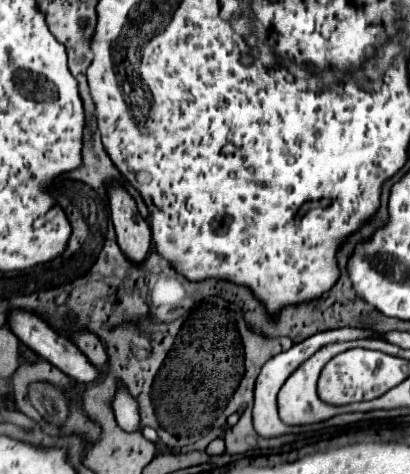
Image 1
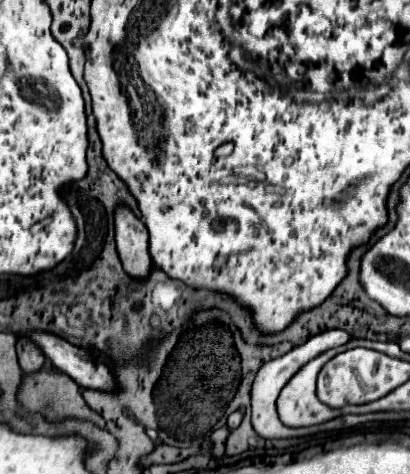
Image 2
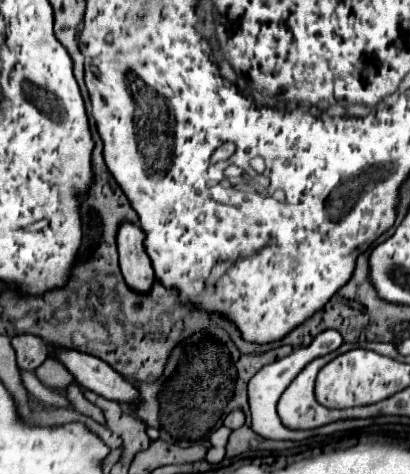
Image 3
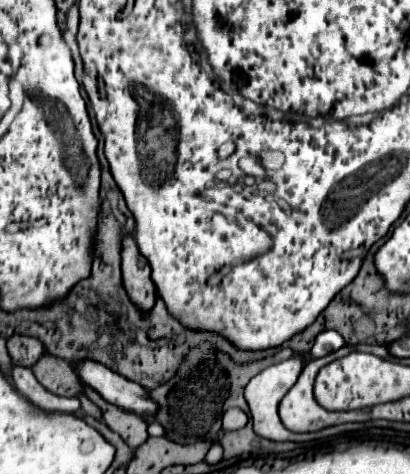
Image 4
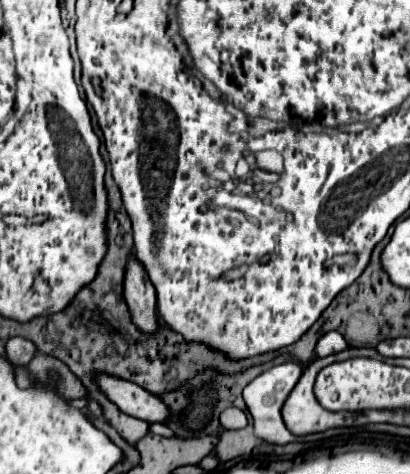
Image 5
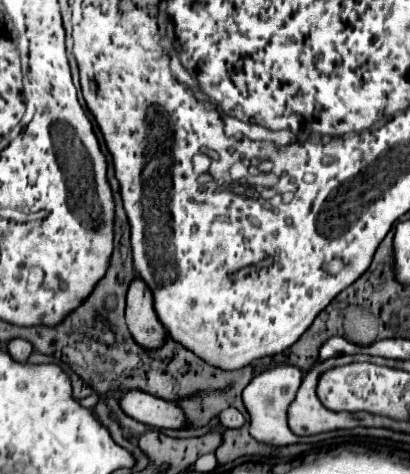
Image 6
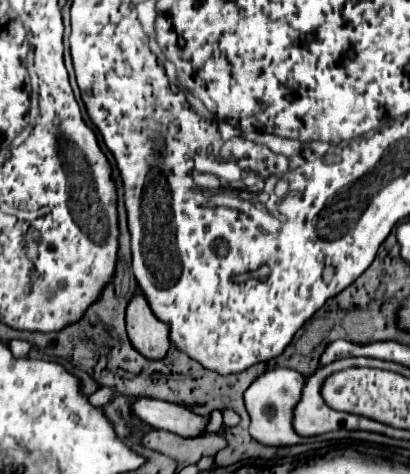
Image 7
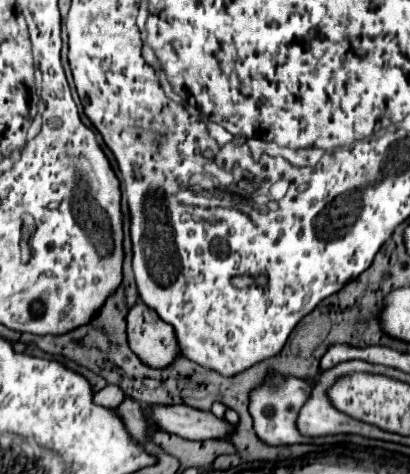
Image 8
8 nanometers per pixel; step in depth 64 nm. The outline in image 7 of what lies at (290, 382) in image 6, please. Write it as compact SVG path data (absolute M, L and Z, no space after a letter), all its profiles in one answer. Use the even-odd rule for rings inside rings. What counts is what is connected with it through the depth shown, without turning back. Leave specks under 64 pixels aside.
M274 368L258 376L250 388L244 392L246 410L250 414L250 436L266 446L290 446L290 444L302 444L304 438L298 436L292 428L292 410L296 402L300 400L302 392L302 376L300 372L292 368Z

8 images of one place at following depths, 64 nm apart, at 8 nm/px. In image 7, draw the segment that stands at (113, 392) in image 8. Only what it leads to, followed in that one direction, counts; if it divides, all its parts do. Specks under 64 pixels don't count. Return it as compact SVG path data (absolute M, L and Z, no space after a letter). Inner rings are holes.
M98 388L90 398L88 398L88 402L92 404L92 406L104 406L104 404L108 404L112 400L112 390L108 390L108 388Z

